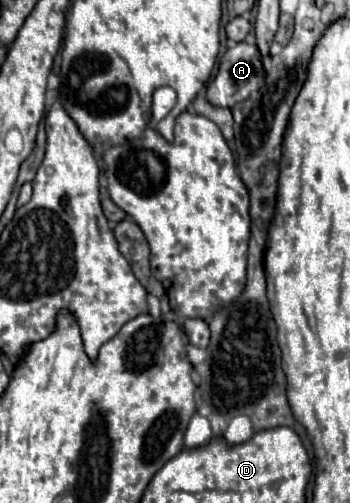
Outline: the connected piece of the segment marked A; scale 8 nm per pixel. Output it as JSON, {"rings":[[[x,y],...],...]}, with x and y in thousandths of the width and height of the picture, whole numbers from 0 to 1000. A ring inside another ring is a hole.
{"rings":[[[680,83],[674,91],[663,91],[640,103],[629,131],[623,131],[623,143],[589,175],[589,199],[606,211],[663,215],[674,203],[703,199],[720,183],[737,183],[754,167],[760,167],[760,139],[749,131],[749,111],[743,111],[737,91],[709,87],[709,83]]]}

